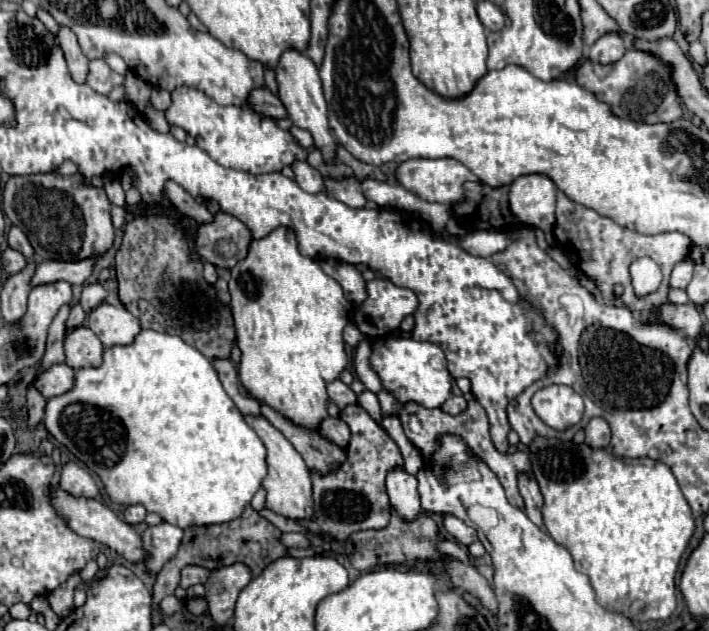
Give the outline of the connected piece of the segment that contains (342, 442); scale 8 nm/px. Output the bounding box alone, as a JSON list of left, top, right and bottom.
[321,416,351,448]

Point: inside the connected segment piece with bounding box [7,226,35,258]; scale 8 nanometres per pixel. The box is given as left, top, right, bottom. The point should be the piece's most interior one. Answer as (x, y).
(16, 239)

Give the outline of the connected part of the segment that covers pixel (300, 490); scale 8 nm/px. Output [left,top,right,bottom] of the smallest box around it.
[245,416,315,520]

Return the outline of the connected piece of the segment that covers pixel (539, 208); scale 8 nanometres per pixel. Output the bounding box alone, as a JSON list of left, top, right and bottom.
[509,174,555,232]

